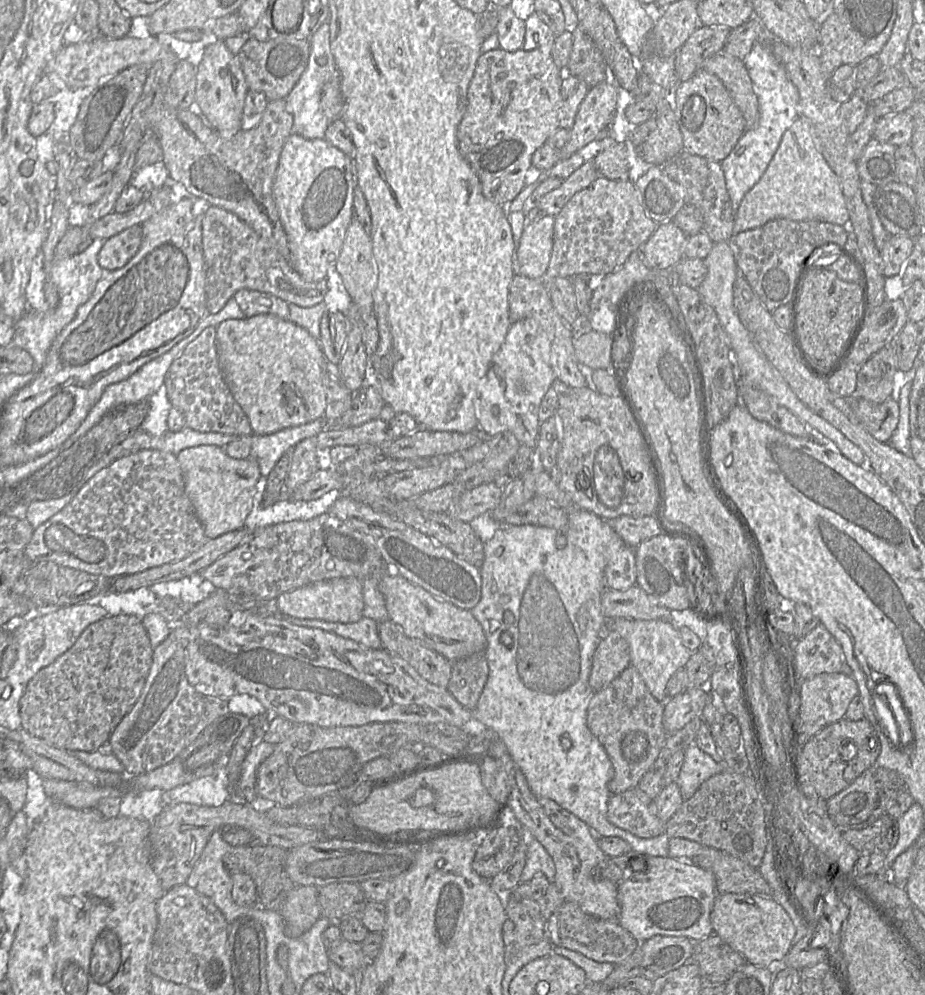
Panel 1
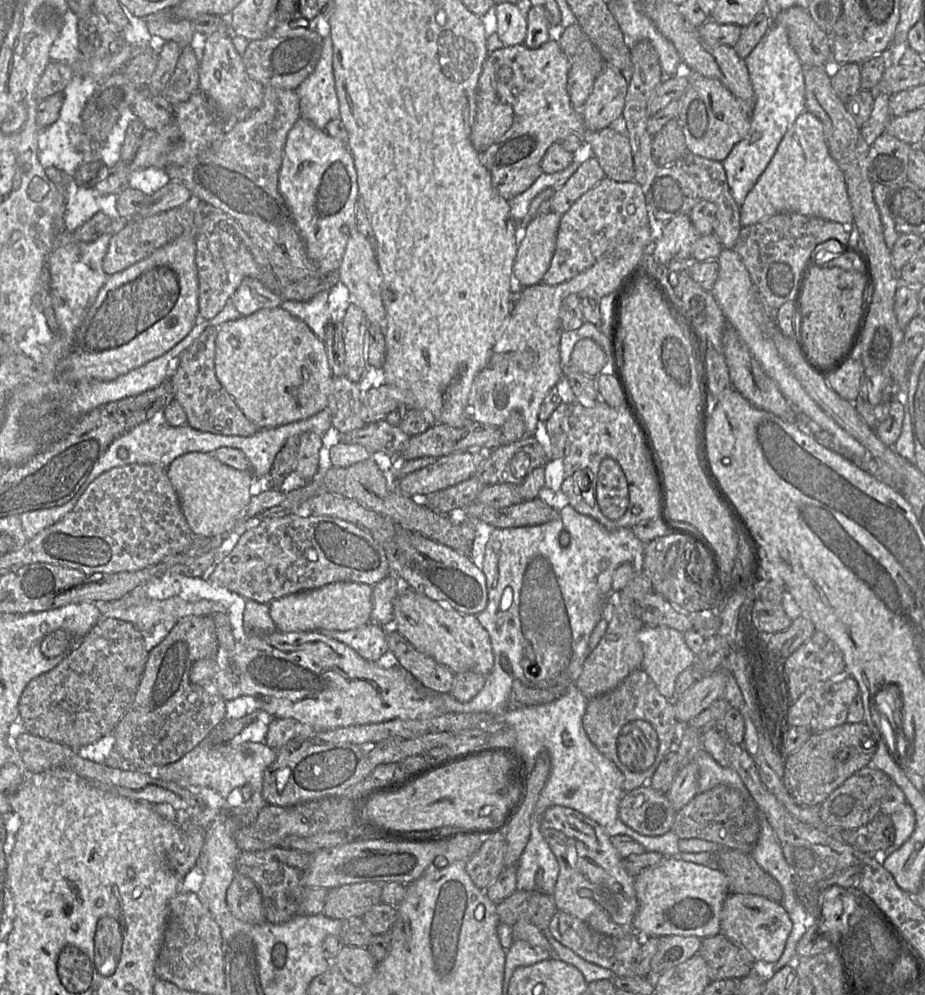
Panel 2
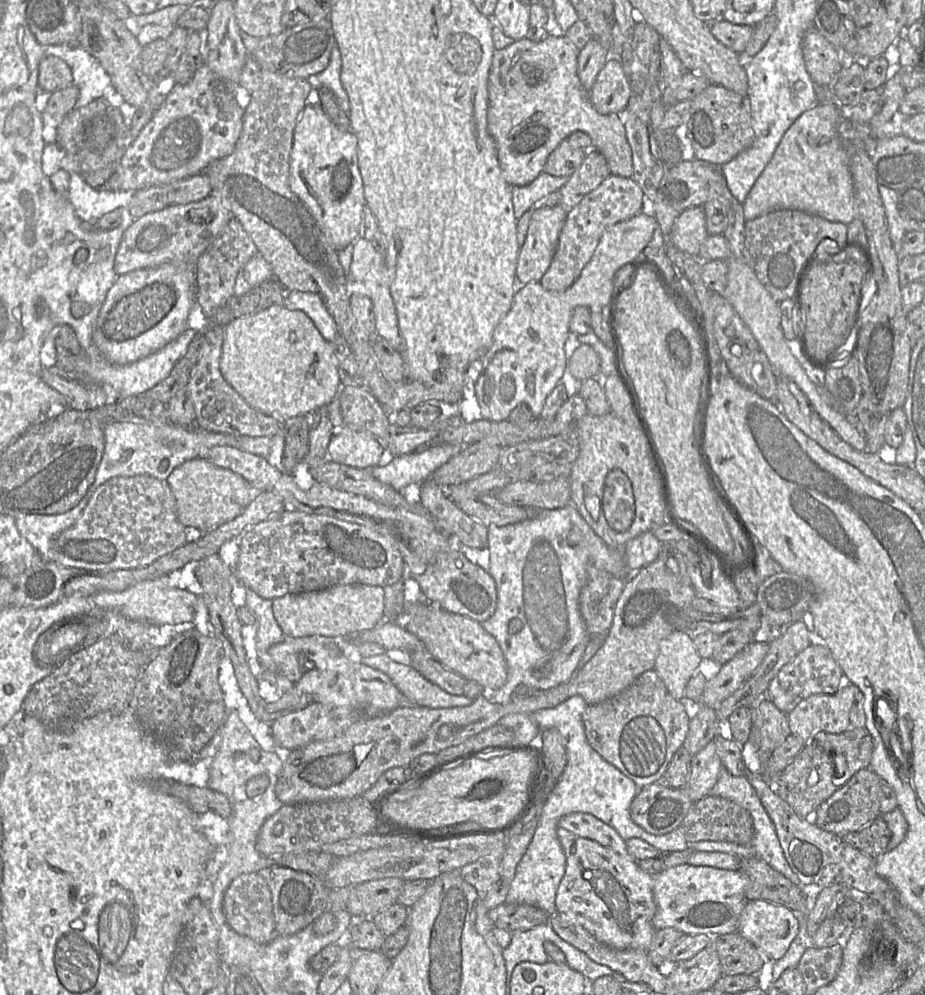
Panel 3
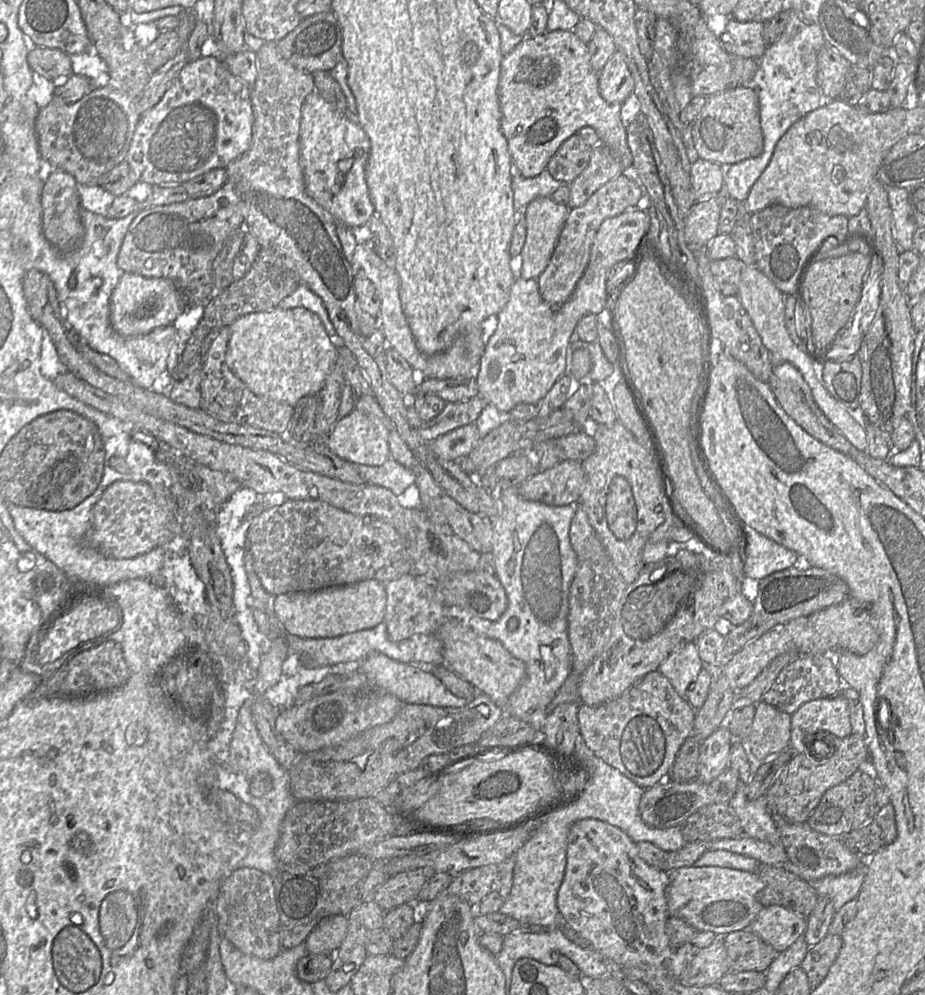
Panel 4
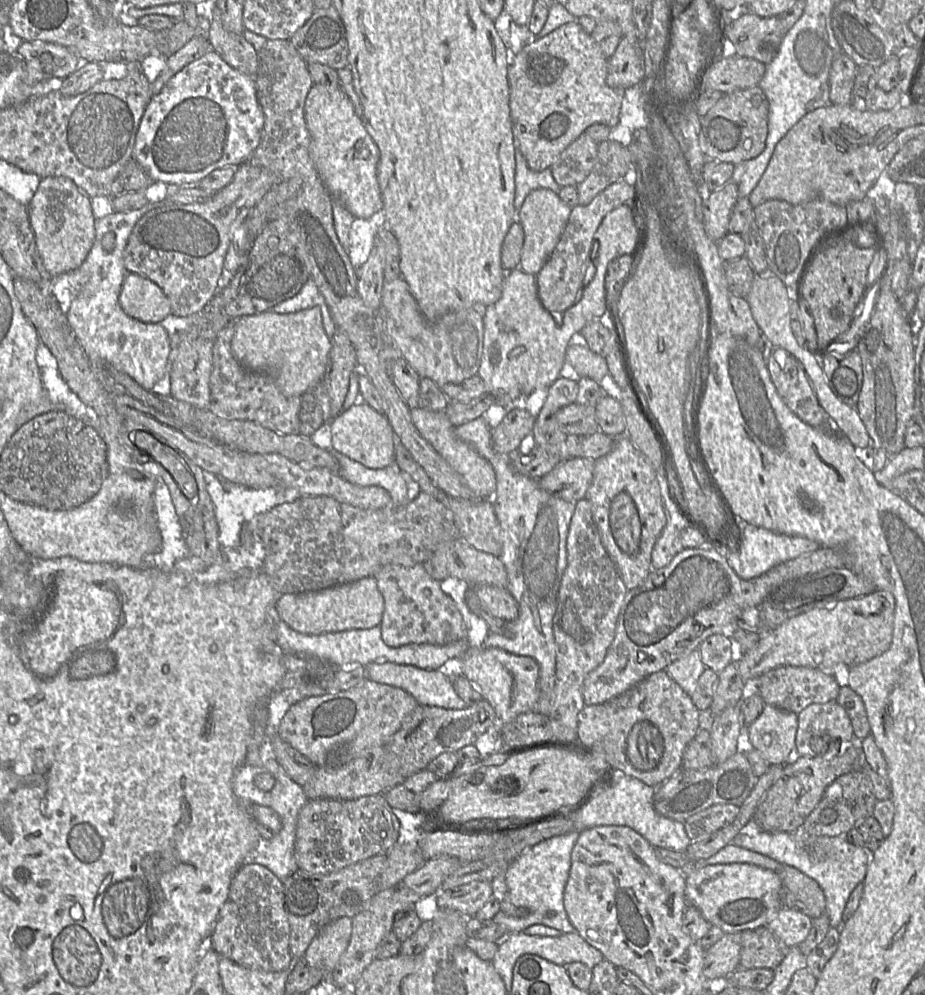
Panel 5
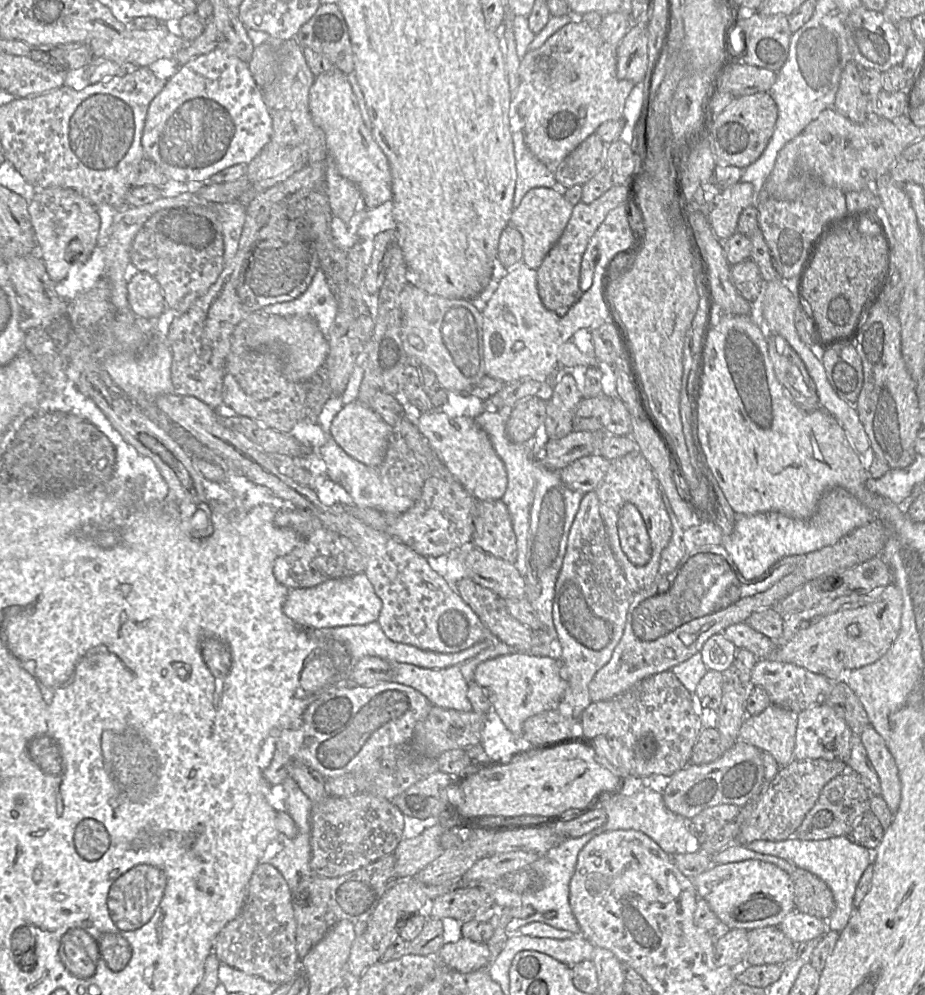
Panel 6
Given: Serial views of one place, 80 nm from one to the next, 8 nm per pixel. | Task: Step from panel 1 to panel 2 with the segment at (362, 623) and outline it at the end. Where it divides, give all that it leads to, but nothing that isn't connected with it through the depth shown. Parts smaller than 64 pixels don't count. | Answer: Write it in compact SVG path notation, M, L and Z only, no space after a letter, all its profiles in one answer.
M370 621L350 630L322 630L322 632L352 647L365 659L376 661L389 651L385 629L387 628Z

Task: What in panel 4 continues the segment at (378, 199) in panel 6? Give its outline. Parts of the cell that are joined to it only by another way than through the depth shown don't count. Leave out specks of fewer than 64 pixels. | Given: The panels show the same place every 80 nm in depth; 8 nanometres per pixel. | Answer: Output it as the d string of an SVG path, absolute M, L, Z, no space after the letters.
M313 90L306 96L301 107L299 145L300 163L308 195L327 210L337 223L350 228L365 224L375 213L375 208L365 178L370 141L364 130L345 111L339 110Z

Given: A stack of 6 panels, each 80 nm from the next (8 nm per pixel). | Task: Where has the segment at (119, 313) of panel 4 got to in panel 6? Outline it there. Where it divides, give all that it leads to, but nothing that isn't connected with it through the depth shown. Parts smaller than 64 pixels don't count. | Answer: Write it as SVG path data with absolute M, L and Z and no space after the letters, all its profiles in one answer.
M131 272L127 300L132 312L144 319L157 319L167 308L159 283L146 272Z

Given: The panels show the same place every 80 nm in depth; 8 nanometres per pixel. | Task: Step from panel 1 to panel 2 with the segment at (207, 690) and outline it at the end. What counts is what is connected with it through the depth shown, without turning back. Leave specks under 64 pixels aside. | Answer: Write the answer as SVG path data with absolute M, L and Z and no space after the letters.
M222 612L215 615L214 619L218 651L214 657L193 663L190 680L226 701L243 695L251 696L258 703L257 711L266 711L275 718L294 718L309 724L315 731L379 723L395 718L435 717L447 712L440 693L422 686L410 672L396 663L396 657L390 651L372 661L322 631L277 630L268 635L254 635L244 629L243 612Z

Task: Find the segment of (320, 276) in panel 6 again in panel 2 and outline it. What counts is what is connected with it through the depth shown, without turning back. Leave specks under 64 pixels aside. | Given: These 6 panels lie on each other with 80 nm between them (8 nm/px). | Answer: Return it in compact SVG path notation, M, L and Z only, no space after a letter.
M323 290L306 302L283 300L280 307L306 323L324 341L326 326L331 321L327 299L328 291Z

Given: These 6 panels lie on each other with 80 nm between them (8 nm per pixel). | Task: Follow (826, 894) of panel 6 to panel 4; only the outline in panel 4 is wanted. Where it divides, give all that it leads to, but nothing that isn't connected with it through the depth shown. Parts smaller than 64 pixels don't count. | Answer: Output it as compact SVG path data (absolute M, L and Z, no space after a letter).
M760 863L757 872L763 888L757 899L765 907L782 906L807 918L816 907L819 896L811 882L783 867Z

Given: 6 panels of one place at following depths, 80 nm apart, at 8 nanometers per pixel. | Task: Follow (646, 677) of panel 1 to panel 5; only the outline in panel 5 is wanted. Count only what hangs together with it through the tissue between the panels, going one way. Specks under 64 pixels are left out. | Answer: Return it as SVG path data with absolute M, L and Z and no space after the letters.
M699 649L671 663L665 671L689 695L697 686L698 679L705 670Z

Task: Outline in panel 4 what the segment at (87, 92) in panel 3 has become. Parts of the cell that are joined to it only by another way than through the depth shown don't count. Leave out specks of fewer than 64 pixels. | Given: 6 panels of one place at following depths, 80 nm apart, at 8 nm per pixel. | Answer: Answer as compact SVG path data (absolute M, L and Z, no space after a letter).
M93 51L69 55L72 71L89 79L91 88L101 88L110 81L110 74L106 62Z

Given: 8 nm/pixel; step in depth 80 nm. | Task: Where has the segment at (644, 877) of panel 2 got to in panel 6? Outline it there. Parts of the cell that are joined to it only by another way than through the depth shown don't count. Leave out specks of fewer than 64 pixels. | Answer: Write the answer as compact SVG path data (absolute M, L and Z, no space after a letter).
M746 859L740 862L712 864L692 880L699 898L706 900L719 920L730 929L749 931L778 926L794 910L790 875L772 863Z

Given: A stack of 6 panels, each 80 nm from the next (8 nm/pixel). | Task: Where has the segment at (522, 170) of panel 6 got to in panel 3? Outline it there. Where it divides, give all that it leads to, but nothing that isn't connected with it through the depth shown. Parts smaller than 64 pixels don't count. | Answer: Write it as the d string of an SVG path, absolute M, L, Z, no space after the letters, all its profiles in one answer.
M543 171L526 186L511 186L516 219L521 218L525 212L549 194L559 191L568 182L569 178L568 176L553 176Z

